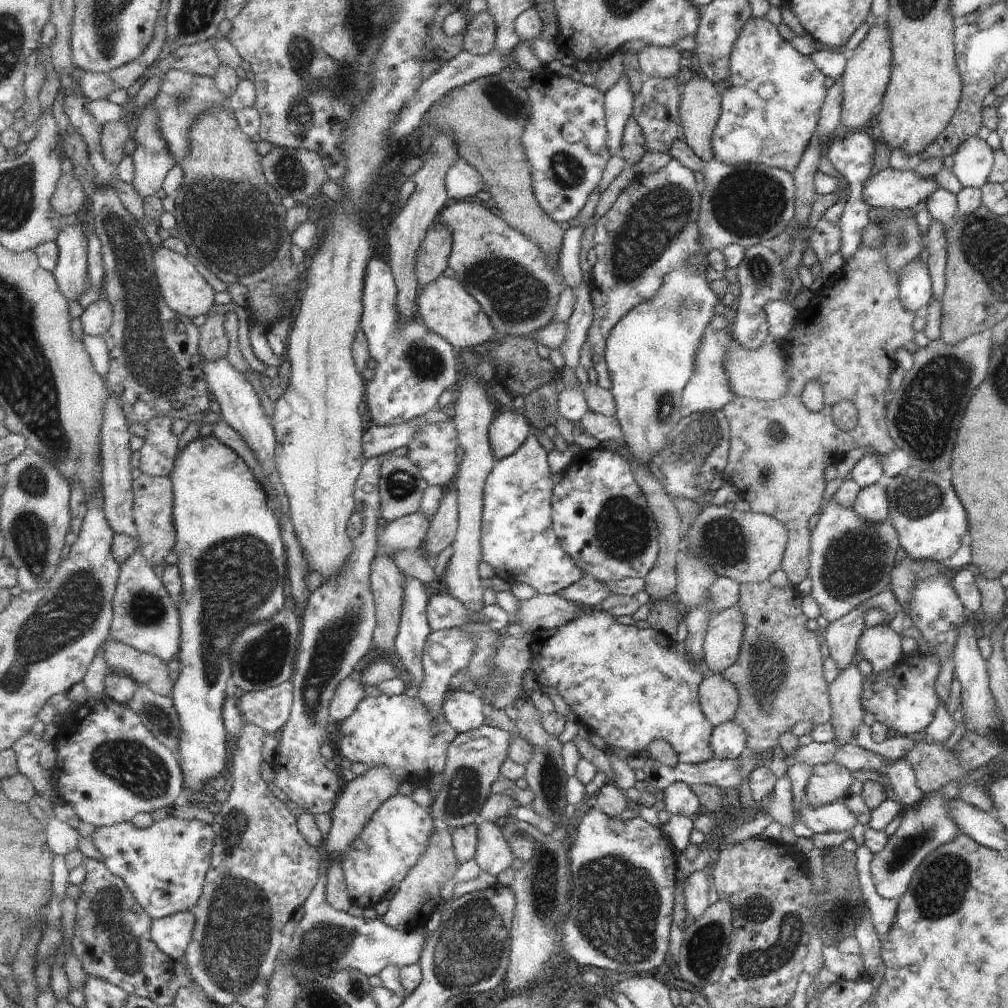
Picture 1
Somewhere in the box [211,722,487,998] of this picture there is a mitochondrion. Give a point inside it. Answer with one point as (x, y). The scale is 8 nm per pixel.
(332, 940)

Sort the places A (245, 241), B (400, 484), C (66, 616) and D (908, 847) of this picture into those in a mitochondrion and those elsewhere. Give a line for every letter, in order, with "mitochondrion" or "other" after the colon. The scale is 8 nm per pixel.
A: mitochondrion
B: mitochondrion
C: mitochondrion
D: mitochondrion

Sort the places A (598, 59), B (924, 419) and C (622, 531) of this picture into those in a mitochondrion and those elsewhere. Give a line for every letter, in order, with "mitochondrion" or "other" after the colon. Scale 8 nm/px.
A: other
B: mitochondrion
C: mitochondrion

